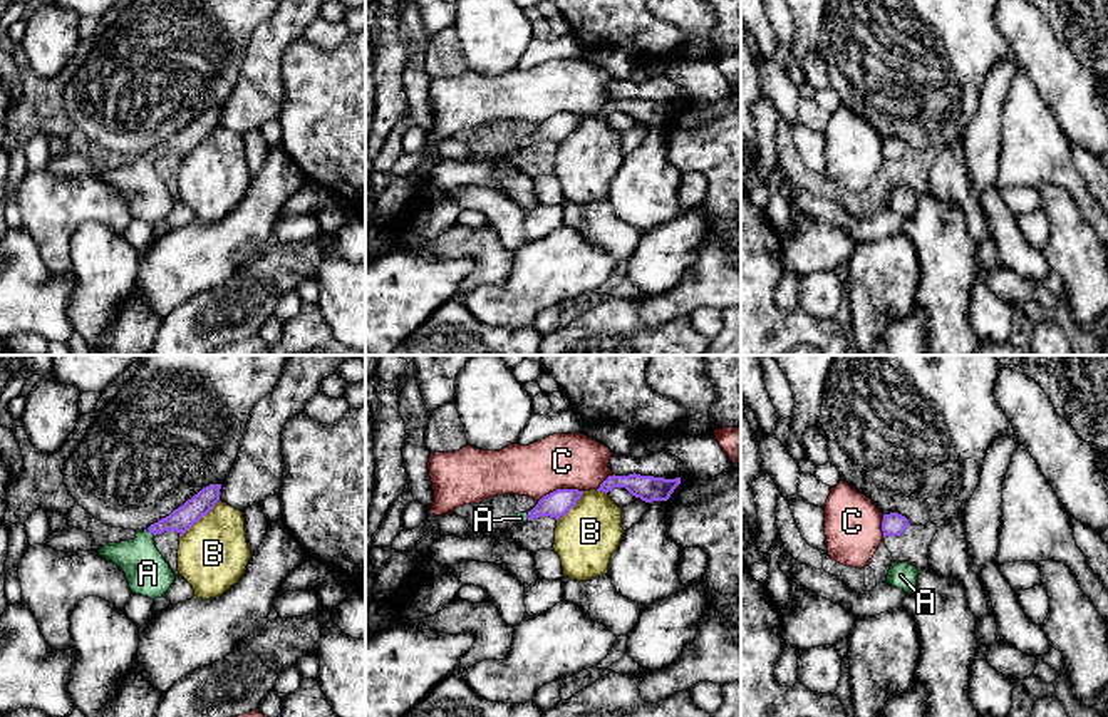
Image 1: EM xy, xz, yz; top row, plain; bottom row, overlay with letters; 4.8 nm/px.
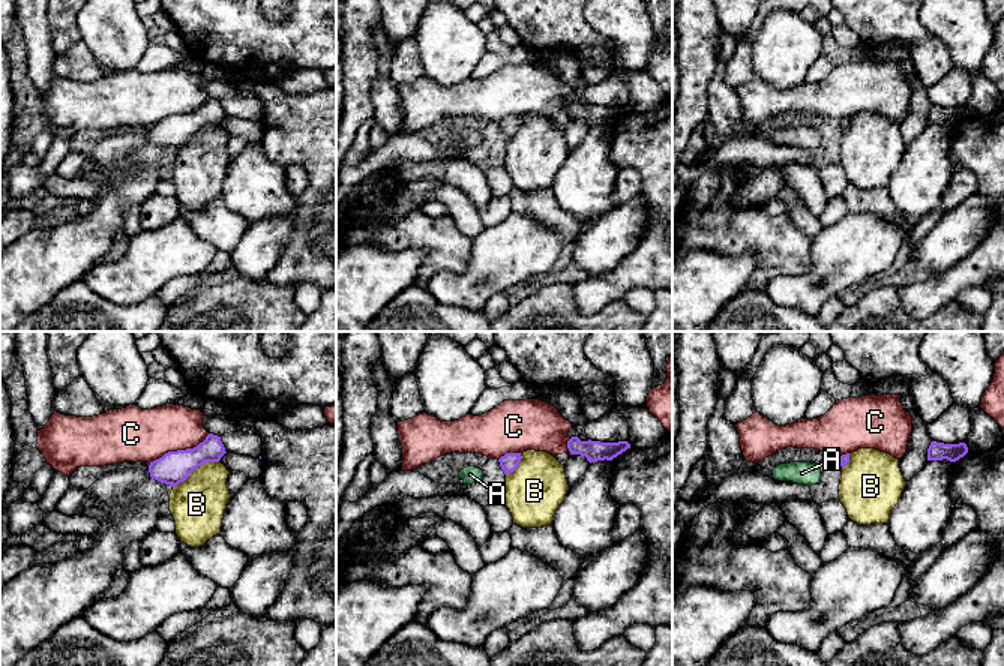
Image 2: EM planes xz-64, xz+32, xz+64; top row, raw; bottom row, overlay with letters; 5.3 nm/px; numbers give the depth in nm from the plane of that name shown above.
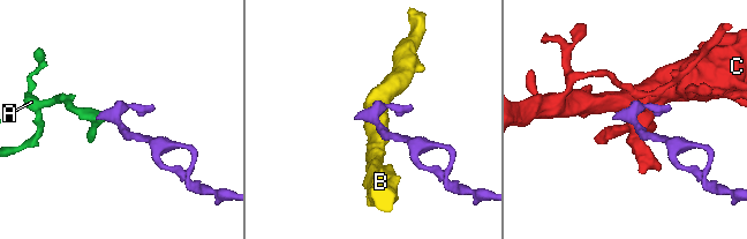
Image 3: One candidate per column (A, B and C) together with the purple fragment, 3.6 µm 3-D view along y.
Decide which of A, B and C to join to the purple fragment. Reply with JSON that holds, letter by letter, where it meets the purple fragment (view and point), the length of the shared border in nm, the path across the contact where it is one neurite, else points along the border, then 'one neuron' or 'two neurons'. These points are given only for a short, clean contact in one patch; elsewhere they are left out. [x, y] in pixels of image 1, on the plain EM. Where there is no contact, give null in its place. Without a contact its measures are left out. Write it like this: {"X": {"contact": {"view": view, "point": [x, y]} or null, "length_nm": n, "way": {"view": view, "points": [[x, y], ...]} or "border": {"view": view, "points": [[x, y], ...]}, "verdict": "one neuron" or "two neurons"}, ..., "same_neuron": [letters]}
{"A": {"contact": {"view": "xy", "point": [151, 156]}, "length_nm": 50, "way": {"view": "xy", "points": [[193, 134], [181, 144], [151, 156], [148, 198]]}, "verdict": "one neuron"}, "B": {"contact": {"view": "xy", "point": [200, 143]}, "length_nm": 260, "verdict": "two neurons"}, "C": {"contact": {"view": "xz", "point": [560, 114]}, "length_nm": 220, "border": {"view": "xz", "points": [[582, 114], [554, 114], [538, 126]]}, "verdict": "two neurons"}, "same_neuron": ["A"]}

